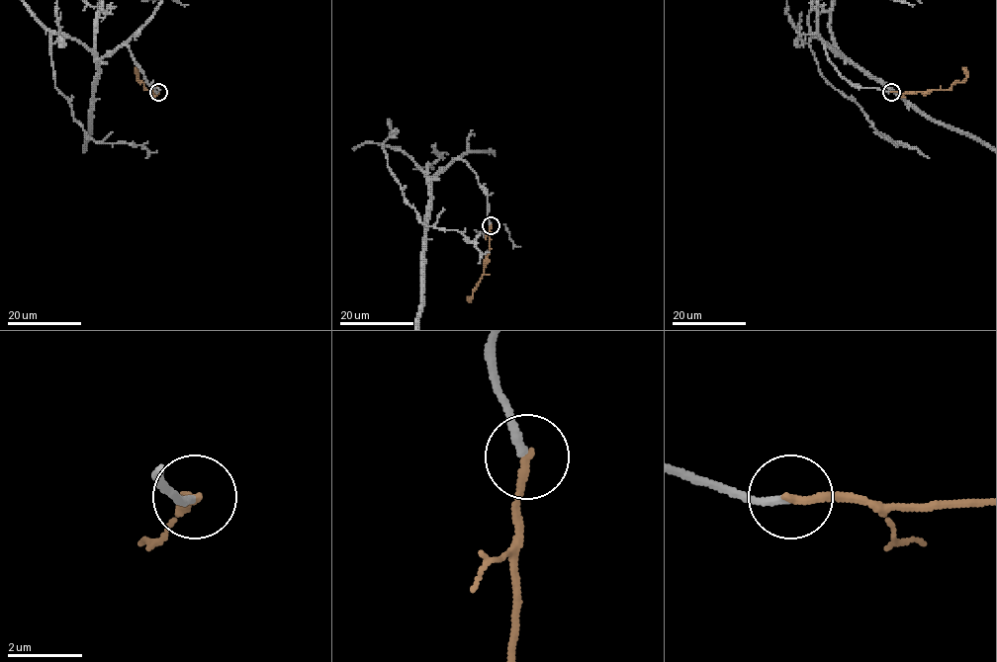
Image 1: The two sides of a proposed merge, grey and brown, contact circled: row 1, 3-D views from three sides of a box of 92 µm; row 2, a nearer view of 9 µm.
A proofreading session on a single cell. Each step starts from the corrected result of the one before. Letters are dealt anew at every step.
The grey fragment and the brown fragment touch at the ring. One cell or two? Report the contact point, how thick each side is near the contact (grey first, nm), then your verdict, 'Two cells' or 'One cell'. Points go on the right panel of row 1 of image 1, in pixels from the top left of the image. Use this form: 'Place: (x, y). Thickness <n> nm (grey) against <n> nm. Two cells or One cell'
Place: (891, 92). Thickness 200 nm (grey) against 240 nm. One cell

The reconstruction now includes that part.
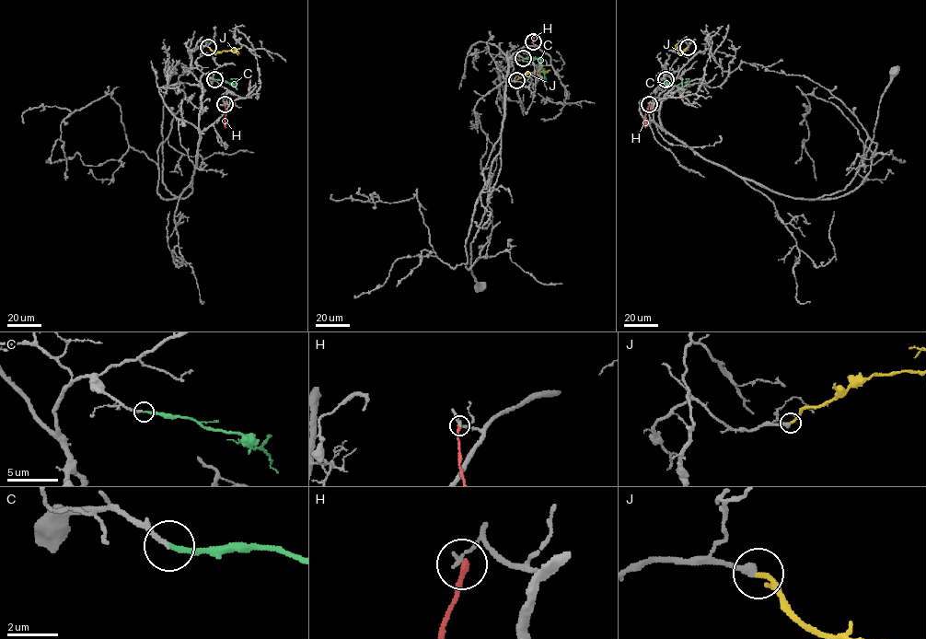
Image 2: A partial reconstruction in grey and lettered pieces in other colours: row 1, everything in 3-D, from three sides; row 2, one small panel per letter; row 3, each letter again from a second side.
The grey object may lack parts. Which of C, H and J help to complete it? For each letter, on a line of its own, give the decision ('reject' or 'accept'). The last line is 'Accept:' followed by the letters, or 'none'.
C: accept
H: reject
J: accept
Accept: C, J

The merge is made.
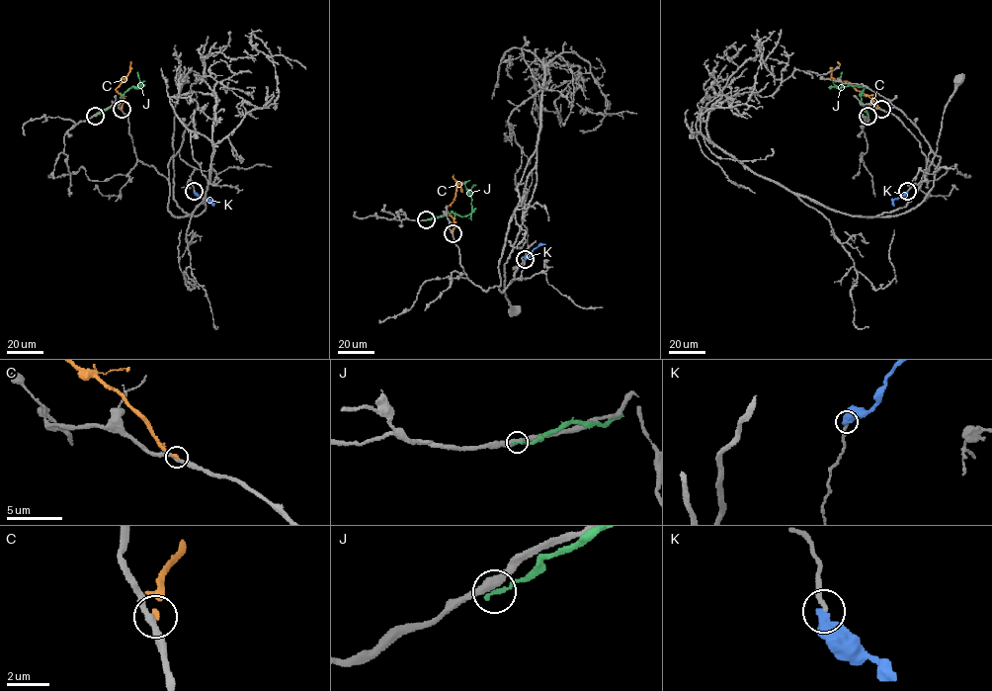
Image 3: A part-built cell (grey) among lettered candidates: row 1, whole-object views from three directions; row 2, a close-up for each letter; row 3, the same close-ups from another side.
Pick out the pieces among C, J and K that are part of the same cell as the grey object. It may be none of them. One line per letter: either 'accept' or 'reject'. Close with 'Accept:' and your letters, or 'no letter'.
C: reject
J: reject
K: reject
Accept: no letter

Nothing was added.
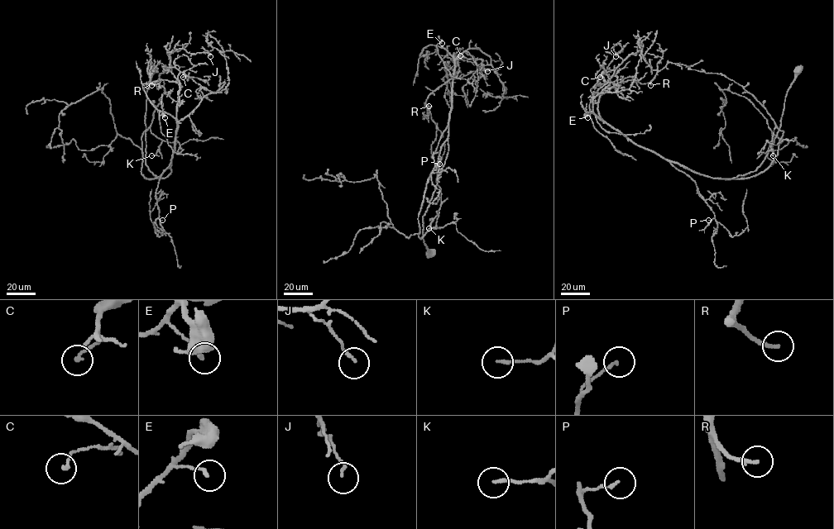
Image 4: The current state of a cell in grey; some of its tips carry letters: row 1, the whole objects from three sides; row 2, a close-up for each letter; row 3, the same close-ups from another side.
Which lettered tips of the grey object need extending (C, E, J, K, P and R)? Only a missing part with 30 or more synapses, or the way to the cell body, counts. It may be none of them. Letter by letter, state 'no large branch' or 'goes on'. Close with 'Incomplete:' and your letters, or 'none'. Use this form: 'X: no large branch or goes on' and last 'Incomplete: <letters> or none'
C: no large branch
E: no large branch
J: no large branch
K: no large branch
P: no large branch
R: goes on
Incomplete: R

